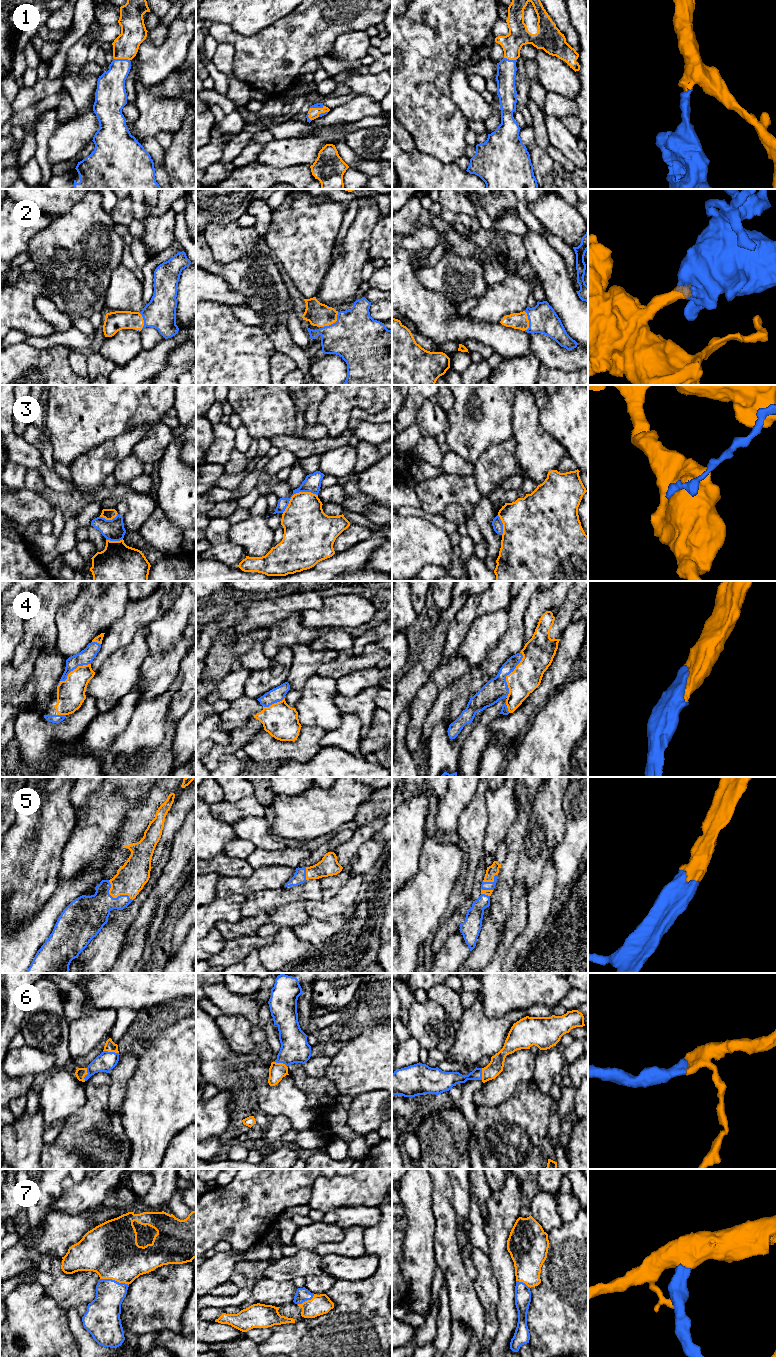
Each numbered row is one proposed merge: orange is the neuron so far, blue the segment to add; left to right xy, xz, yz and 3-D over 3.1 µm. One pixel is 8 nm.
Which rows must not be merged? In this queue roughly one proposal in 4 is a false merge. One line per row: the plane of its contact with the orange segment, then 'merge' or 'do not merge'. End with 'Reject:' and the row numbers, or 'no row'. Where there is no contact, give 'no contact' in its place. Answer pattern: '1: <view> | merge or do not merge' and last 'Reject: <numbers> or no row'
1: xy | merge
2: xz | merge
3: xz | do not merge
4: yz | merge
5: xy | merge
6: xy | merge
7: xy | merge
Reject: 3

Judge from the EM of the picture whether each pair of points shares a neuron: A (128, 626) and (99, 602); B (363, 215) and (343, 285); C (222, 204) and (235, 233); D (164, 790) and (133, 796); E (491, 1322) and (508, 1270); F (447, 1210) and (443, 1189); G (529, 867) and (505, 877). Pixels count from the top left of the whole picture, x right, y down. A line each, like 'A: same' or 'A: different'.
A: different
B: same
C: different
D: different
E: different
F: same
G: different

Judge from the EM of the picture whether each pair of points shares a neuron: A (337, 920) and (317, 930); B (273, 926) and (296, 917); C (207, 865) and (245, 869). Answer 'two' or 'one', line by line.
A: one
B: one
C: one

